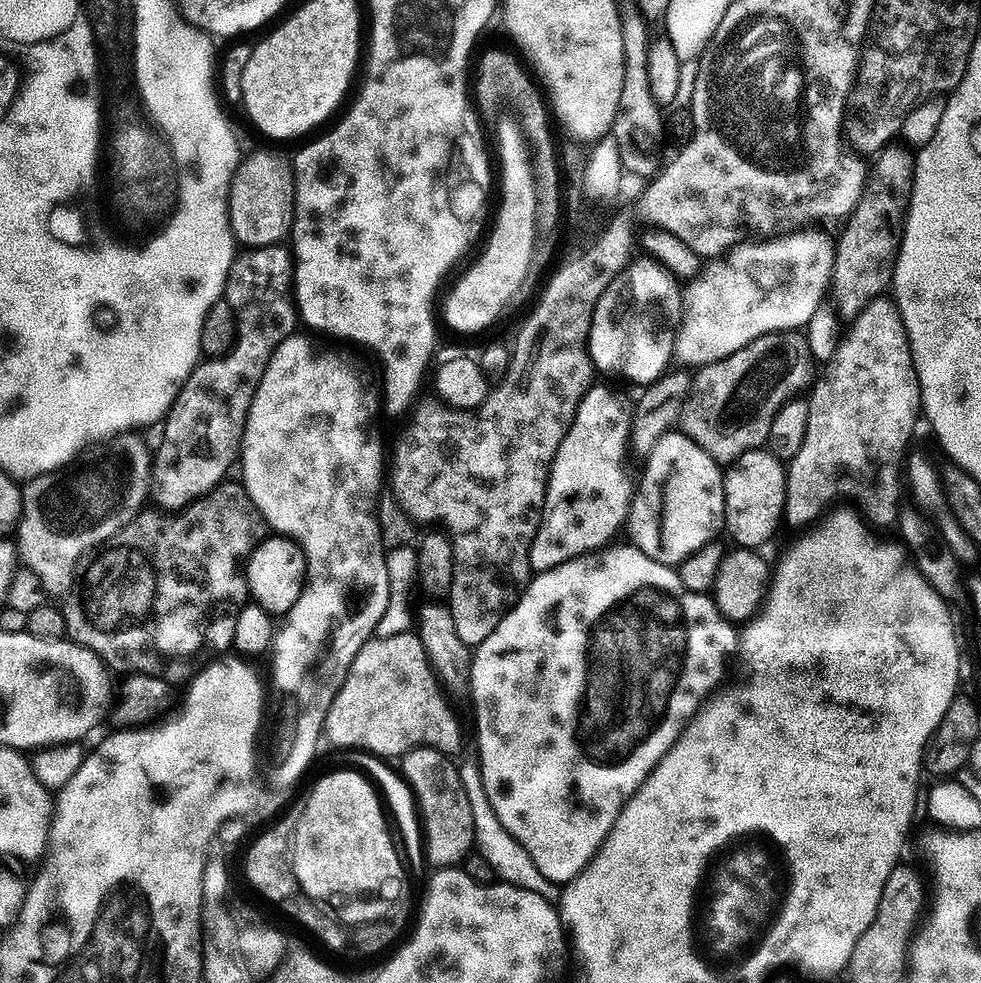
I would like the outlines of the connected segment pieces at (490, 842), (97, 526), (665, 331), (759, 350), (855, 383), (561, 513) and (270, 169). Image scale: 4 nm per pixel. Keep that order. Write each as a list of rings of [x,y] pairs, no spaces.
[[[475,759],[468,760],[459,765],[460,777],[462,778],[462,790],[466,790],[466,799],[470,801],[470,814],[474,814],[474,845],[475,851],[490,862],[490,870],[497,881],[513,884],[522,890],[534,890],[534,894],[542,894],[542,898],[553,902],[559,901],[562,891],[561,885],[555,884],[538,866],[534,866],[534,858],[526,852],[522,842],[506,830],[506,826],[498,820],[498,814],[494,812],[494,806],[490,806],[490,798],[486,798],[486,786],[482,786],[482,774],[480,765]]]
[[[136,430],[119,432],[109,440],[99,440],[96,444],[89,444],[77,454],[72,463],[55,468],[41,476],[35,476],[23,485],[20,497],[22,510],[20,522],[16,525],[14,543],[23,567],[34,570],[38,578],[42,578],[45,593],[60,596],[72,584],[72,575],[76,572],[76,559],[87,548],[95,544],[103,545],[111,541],[122,526],[126,526],[145,507],[144,499],[149,499],[152,483],[153,449],[148,448],[146,441]]]
[[[643,259],[632,261],[610,282],[595,304],[588,332],[593,367],[620,374],[639,386],[652,384],[669,369],[683,314],[679,281],[655,260]]]
[[[803,331],[766,333],[765,336],[742,346],[736,353],[707,364],[695,373],[692,391],[688,394],[684,409],[680,411],[679,427],[684,435],[702,446],[702,450],[706,450],[706,454],[710,454],[710,458],[714,458],[717,464],[727,466],[742,454],[767,445],[771,422],[779,408],[813,383],[812,367],[814,361],[807,335]]]
[[[887,295],[877,296],[869,302],[847,328],[849,330],[843,333],[834,358],[823,365],[824,373],[821,376],[819,373],[806,396],[809,421],[805,437],[798,454],[786,464],[788,497],[784,503],[784,520],[787,527],[788,524],[792,528],[815,525],[835,500],[853,500],[864,511],[863,519],[880,528],[895,525],[900,514],[902,465],[909,447],[908,439],[916,428],[916,419],[919,421],[922,416],[920,383],[914,370],[910,342],[896,301]]]
[[[600,382],[593,383],[588,393],[580,399],[570,430],[566,438],[562,438],[562,446],[558,446],[558,454],[548,475],[542,518],[530,546],[530,566],[533,573],[562,566],[562,562],[611,545],[615,541],[612,539],[615,538],[616,531],[625,527],[634,497],[634,478],[632,482],[632,476],[624,465],[624,455],[628,450],[630,452],[633,417],[630,408],[620,401],[619,394]]]
[[[252,152],[243,157],[228,187],[228,225],[232,227],[235,243],[248,248],[265,248],[280,244],[292,231],[292,214],[296,210],[296,190],[289,169],[272,152]]]

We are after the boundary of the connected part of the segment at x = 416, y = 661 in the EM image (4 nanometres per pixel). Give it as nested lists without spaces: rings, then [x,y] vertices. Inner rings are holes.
[[[415,631],[394,634],[394,638],[373,635],[358,650],[346,682],[338,690],[323,735],[327,743],[329,740],[340,748],[363,750],[381,758],[400,758],[412,748],[433,748],[456,758],[464,744],[464,732],[439,683]]]

